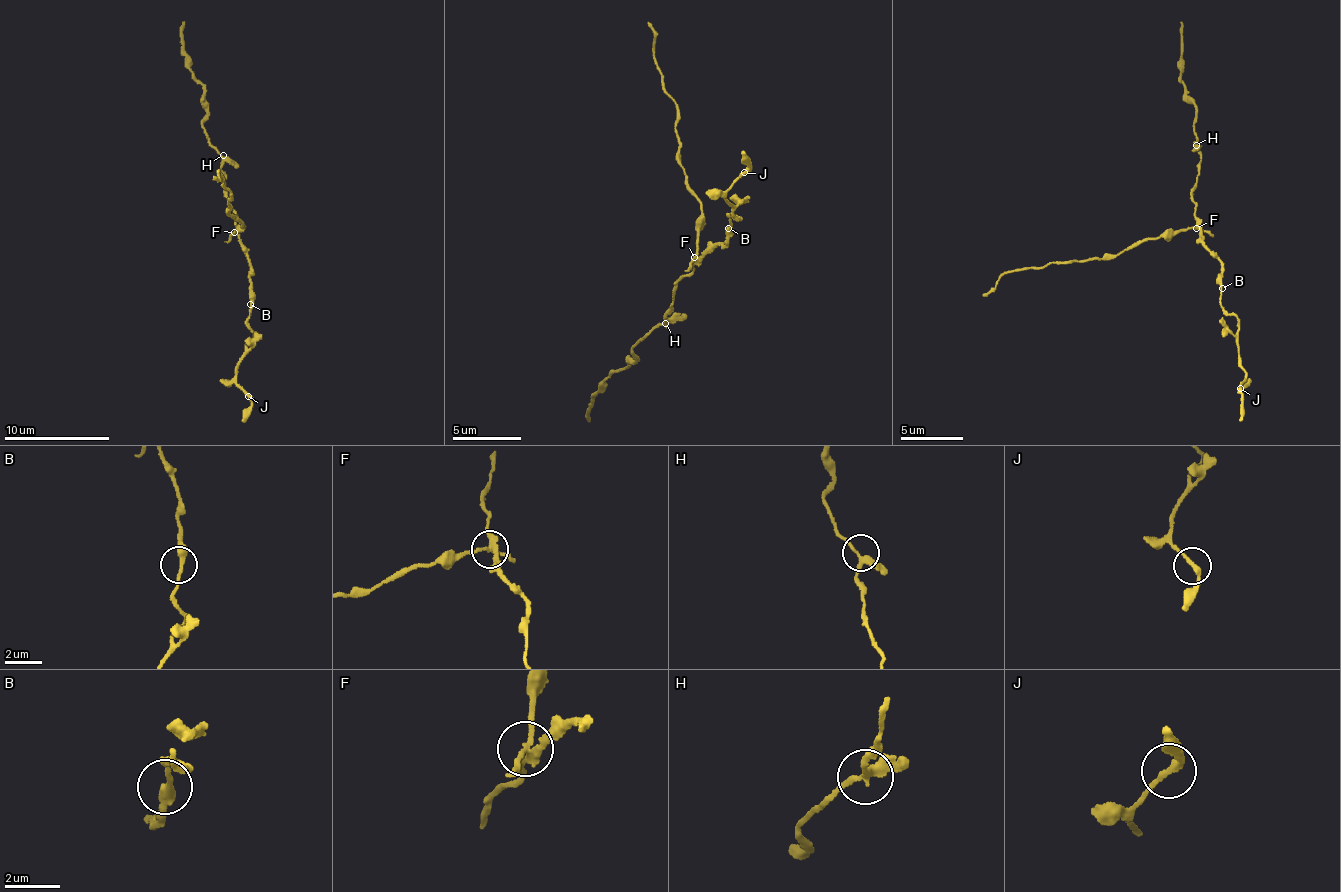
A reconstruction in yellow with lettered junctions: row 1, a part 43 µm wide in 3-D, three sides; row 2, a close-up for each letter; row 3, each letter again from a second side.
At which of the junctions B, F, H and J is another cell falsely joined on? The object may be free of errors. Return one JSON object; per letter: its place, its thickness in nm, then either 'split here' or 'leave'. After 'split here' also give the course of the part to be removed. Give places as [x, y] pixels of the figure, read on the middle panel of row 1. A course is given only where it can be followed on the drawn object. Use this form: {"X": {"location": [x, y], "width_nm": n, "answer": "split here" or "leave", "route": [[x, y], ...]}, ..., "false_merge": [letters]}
{"B": {"location": [728, 228], "width_nm": 260, "answer": "leave"}, "F": {"location": [694, 257], "width_nm": 200, "answer": "split here", "route": [[693, 257], [699, 198], [680, 163], [678, 104], [664, 89], [661, 69], [654, 58], [656, 40], [647, 22]]}, "H": {"location": [665, 323], "width_nm": 240, "answer": "leave"}, "J": {"location": [744, 172], "width_nm": 240, "answer": "leave"}, "false_merge": ["F"]}

